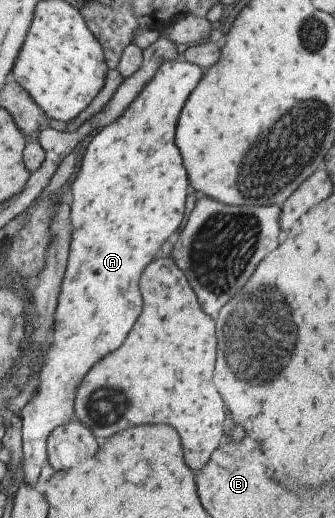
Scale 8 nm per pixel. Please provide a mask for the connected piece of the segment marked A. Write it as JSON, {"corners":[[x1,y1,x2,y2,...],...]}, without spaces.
{"corners":[[183,56,180,60,165,62,128,110,114,124,97,133,85,148,80,170,74,178,76,182,72,182,71,186,71,252,61,286,60,306,55,312,53,339,44,356,46,364,40,374,38,396,19,413,23,424,23,482,30,486,38,482,42,468,49,462,50,435,76,418,77,394,86,375,126,342,140,318,144,307,140,278,144,270,158,256,166,240,178,232,186,220,190,182,176,144,176,126,190,94,196,90,206,70,208,68,198,63,192,64]]}

